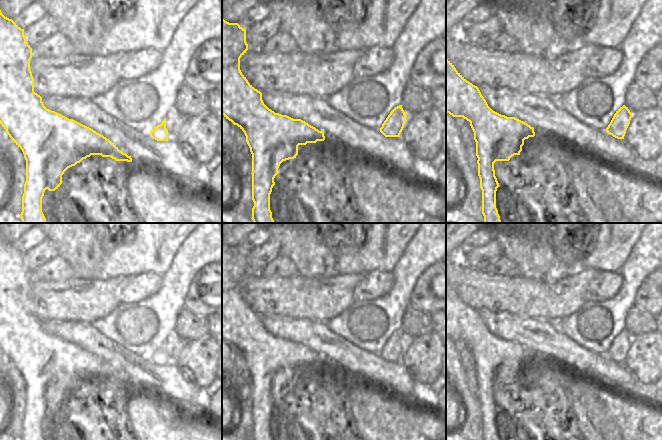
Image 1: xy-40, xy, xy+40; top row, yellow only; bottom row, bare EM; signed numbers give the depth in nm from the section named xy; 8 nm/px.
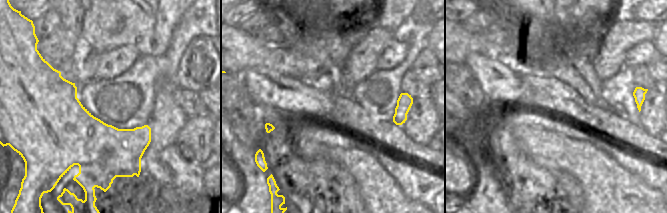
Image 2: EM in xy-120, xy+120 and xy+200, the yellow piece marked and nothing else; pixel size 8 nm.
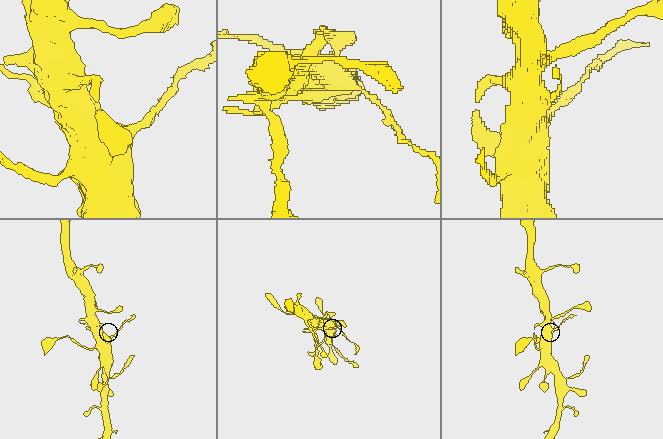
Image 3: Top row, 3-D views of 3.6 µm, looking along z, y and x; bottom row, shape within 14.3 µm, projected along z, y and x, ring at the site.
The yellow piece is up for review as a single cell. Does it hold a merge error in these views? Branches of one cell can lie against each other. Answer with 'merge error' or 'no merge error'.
merge error

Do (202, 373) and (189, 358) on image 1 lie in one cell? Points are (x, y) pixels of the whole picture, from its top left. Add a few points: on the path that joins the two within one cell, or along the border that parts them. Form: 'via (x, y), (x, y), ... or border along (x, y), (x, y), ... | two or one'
via (199, 369), (193, 362) | one

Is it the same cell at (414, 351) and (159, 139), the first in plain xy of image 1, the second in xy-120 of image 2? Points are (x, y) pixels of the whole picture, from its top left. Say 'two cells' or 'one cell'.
two cells

